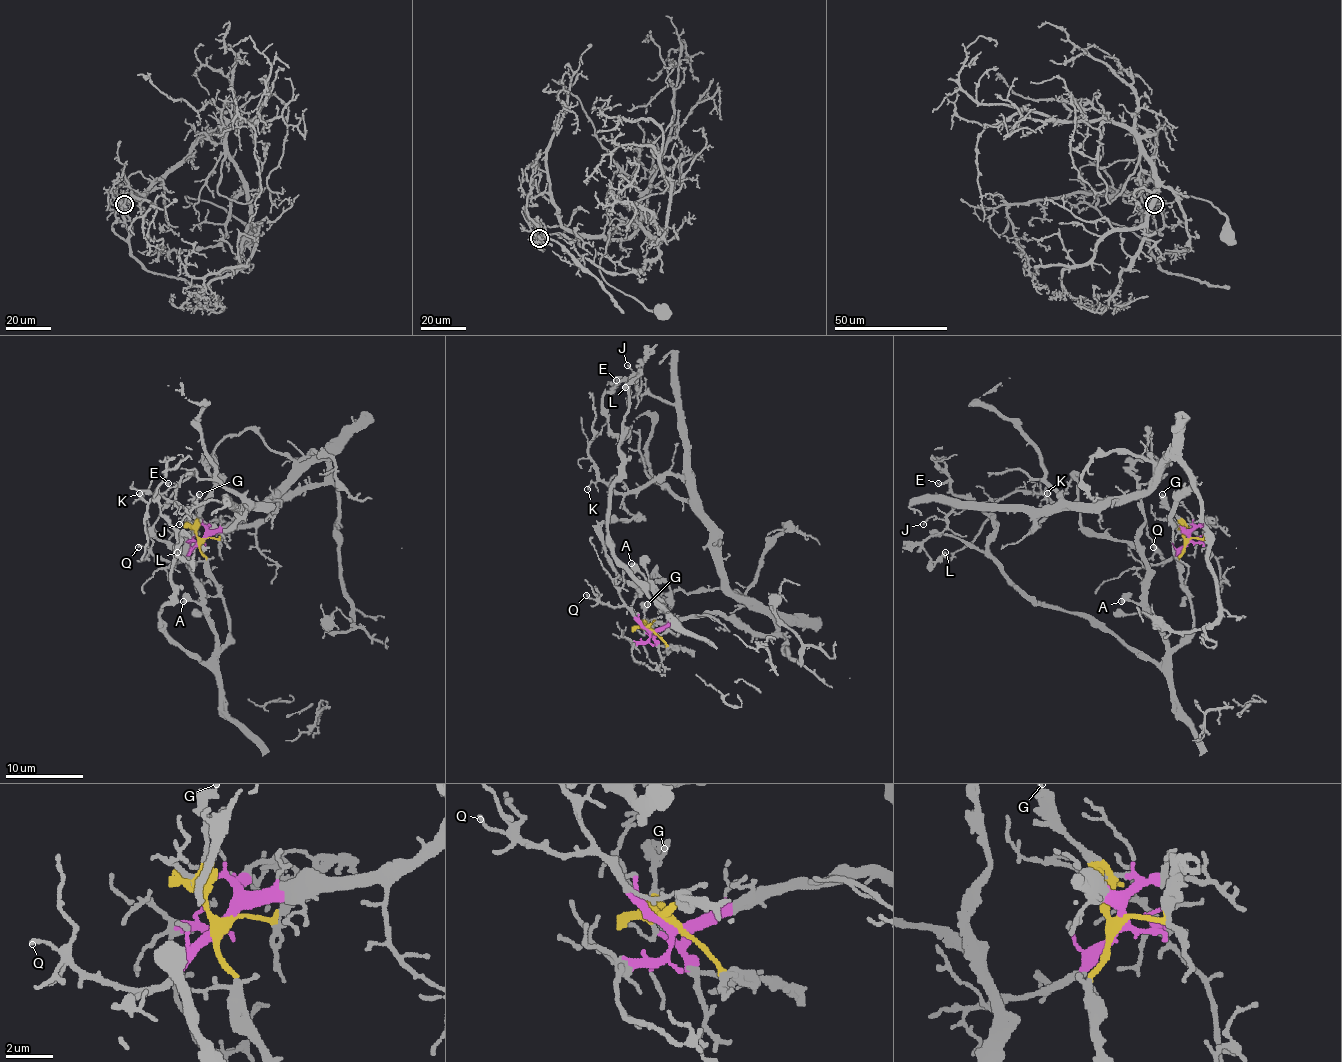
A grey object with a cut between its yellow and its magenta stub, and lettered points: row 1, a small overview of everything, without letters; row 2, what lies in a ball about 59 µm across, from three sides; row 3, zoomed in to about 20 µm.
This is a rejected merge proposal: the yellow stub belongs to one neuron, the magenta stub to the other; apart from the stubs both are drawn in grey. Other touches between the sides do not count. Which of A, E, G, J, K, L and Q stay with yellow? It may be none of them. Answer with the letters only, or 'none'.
A, E, G, L

